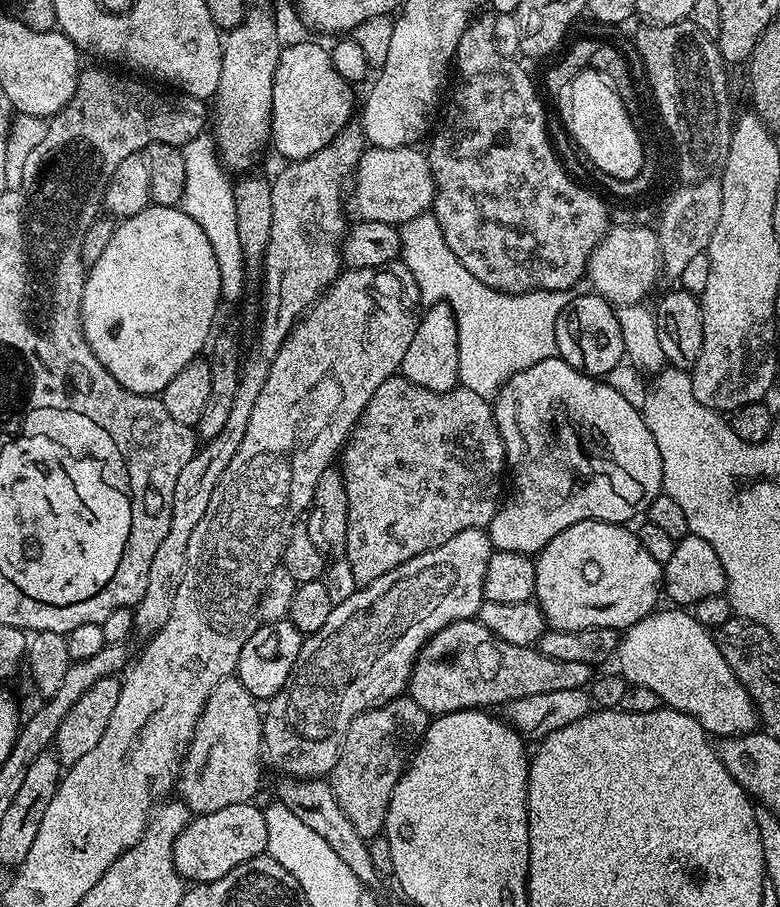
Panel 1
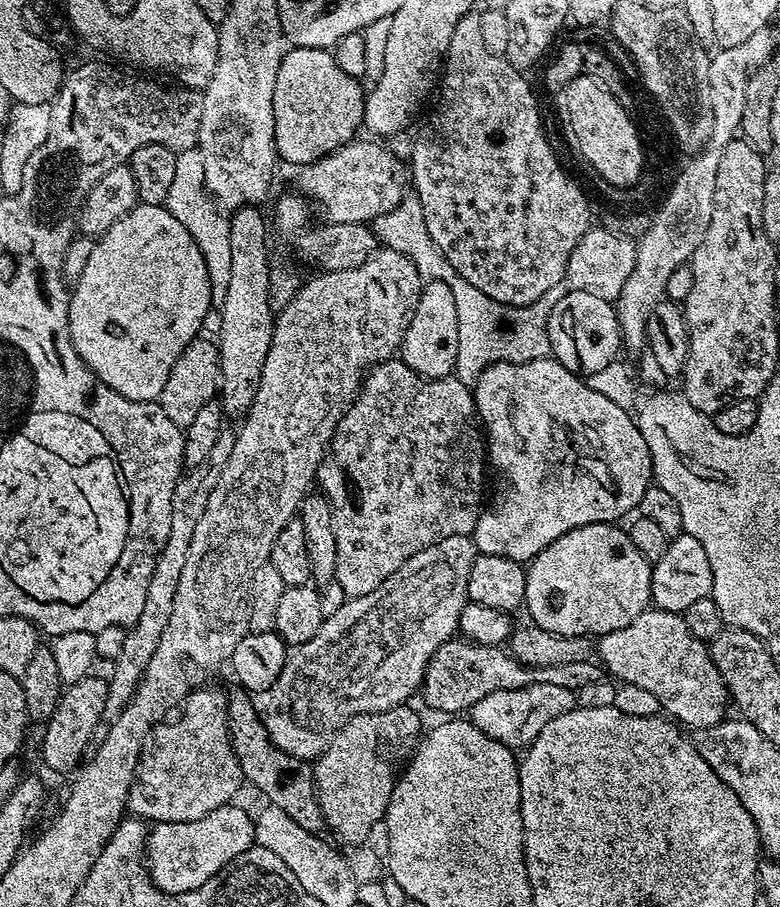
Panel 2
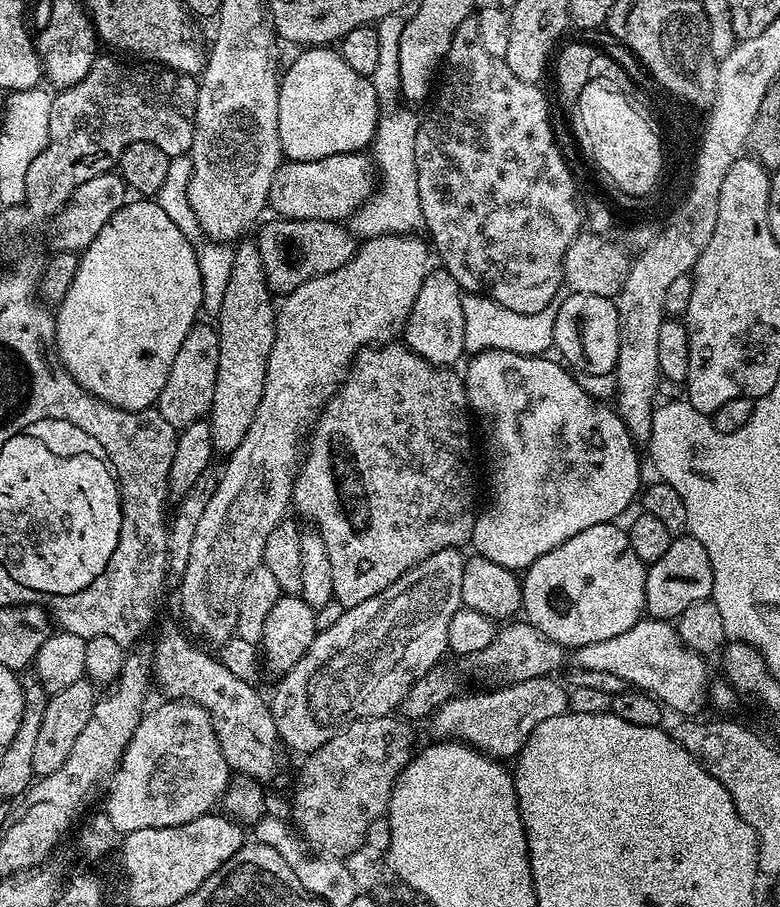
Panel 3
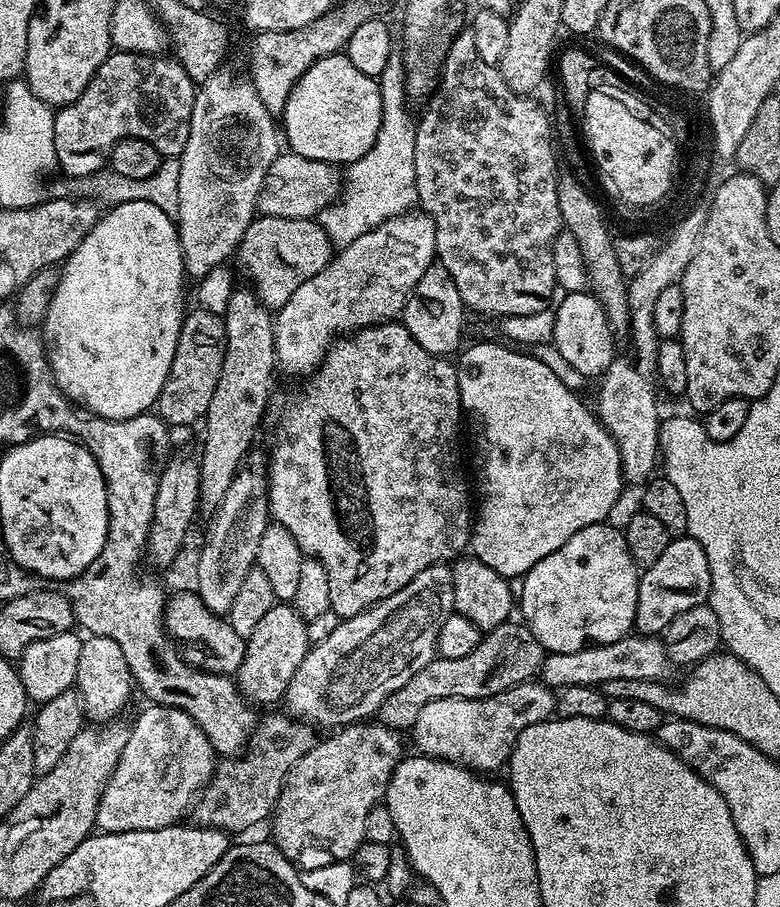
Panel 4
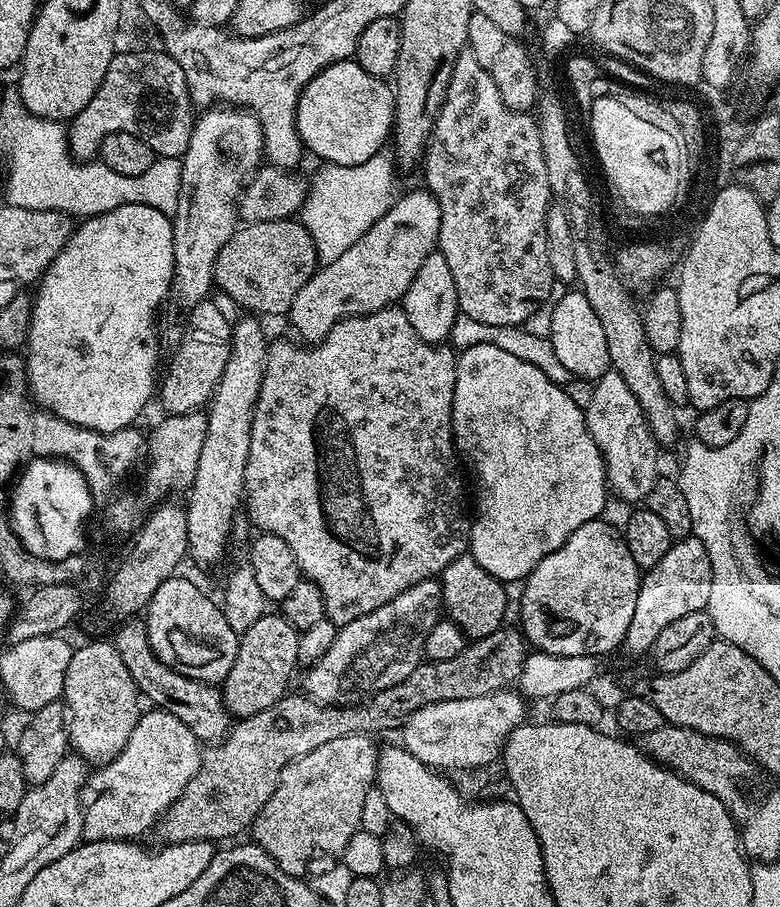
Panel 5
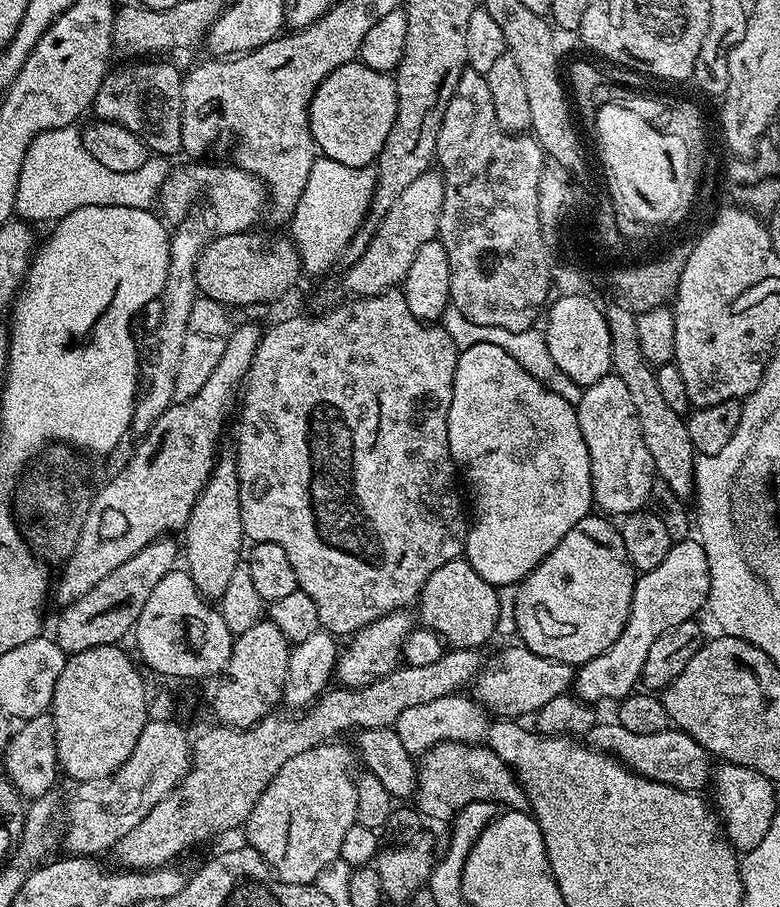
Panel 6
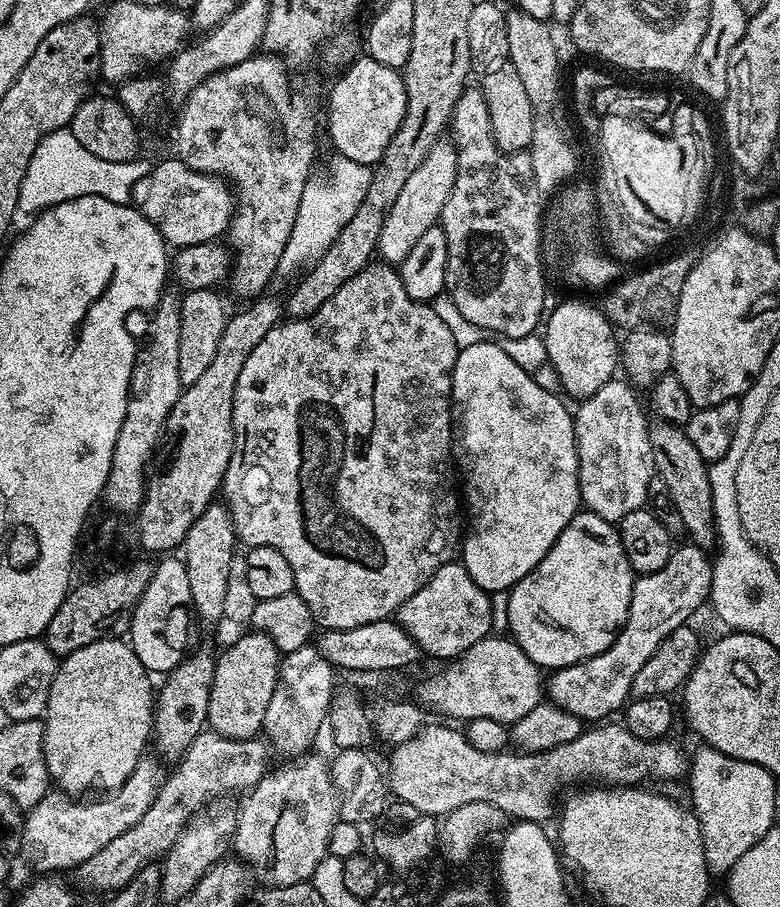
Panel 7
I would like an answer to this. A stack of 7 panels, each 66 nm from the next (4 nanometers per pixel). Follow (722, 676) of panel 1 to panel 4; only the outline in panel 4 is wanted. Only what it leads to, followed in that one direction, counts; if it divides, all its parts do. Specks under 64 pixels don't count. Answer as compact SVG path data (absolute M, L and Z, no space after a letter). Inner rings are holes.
M629 634L618 642L593 644L570 654L553 652L547 655L542 669L543 683L553 690L566 686L602 686L614 682L614 678L631 680L664 680L667 677L670 661L663 639L643 634Z

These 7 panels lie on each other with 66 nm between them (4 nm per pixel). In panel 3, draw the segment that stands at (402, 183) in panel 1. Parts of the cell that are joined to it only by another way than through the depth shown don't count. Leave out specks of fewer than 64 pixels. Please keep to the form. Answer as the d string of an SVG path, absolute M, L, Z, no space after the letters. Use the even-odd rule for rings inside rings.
M351 152L350 154L334 154L326 158L318 158L317 160L288 160L281 163L279 170L274 174L274 182L270 182L270 194L268 195L268 202L273 212L277 217L286 220L335 220L337 222L344 222L351 218L362 205L372 197L374 189L378 184L378 173L374 167L373 161L369 159L364 152Z

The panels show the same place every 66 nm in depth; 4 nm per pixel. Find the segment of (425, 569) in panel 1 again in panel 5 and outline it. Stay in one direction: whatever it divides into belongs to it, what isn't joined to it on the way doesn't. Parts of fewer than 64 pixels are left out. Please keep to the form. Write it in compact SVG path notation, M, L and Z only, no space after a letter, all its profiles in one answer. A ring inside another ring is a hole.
M439 579L423 580L407 588L398 598L390 598L386 606L370 610L362 618L343 625L334 642L307 669L303 691L319 704L347 706L359 704L376 692L398 686L422 662L424 643L442 618L444 589Z

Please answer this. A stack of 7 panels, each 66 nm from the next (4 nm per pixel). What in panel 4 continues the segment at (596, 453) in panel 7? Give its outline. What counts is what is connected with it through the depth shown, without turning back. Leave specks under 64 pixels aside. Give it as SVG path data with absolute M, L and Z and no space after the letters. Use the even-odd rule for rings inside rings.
M614 358L599 381L600 393L596 396L596 404L594 403L596 415L600 417L604 429L612 435L618 446L624 478L629 485L643 485L657 471L658 461L662 456L660 450L662 415L660 416L660 408L656 405L657 389L654 387L653 377L649 376L638 365L631 364L628 360Z

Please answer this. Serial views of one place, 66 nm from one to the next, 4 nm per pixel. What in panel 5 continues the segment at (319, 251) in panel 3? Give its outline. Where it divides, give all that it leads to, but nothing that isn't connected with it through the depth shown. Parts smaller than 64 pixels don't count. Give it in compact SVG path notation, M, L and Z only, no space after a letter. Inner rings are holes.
M299 219L245 223L222 246L216 259L214 284L234 298L245 313L283 317L291 310L298 290L316 271L316 243Z

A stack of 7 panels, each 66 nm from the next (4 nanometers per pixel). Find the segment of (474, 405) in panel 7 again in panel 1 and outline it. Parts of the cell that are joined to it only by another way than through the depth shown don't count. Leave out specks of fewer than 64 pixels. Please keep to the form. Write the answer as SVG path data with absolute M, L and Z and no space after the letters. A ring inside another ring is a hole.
M559 355L546 358L537 365L530 366L520 373L514 374L498 391L498 399L495 401L494 411L496 414L496 425L500 427L500 436L504 440L504 459L507 467L512 468L512 484L516 489L507 493L506 499L497 508L494 518L488 523L486 529L488 539L491 540L493 549L497 552L517 552L523 556L539 554L542 549L562 530L574 526L578 522L587 520L601 520L611 524L627 525L636 515L647 513L648 507L662 494L664 487L664 475L662 474L662 454L658 450L658 442L654 442L654 434L650 434L650 426L646 426L643 411L635 409L626 402L622 394L614 390L614 387L607 384L603 379L588 376L585 372L574 370Z

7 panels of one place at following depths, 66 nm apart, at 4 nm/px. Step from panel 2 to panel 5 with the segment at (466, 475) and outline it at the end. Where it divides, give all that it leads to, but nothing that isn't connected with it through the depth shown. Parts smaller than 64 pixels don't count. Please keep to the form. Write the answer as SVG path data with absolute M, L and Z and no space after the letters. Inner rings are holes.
M400 306L340 320L311 346L292 340L273 339L268 345L262 390L258 390L258 402L250 430L250 454L244 475L246 508L248 504L248 516L257 524L260 532L278 534L278 538L290 545L290 550L294 550L294 558L298 558L303 579L313 580L318 590L322 590L325 617L343 626L354 622L354 618L370 614L370 610L378 610L378 606L386 606L390 598L398 598L398 594L418 582L439 577L446 566L454 562L454 558L469 551L470 508L464 505L464 476L460 473L462 464L452 438L457 353L444 344L428 344L418 338L414 326L410 326L410 318L406 318Z

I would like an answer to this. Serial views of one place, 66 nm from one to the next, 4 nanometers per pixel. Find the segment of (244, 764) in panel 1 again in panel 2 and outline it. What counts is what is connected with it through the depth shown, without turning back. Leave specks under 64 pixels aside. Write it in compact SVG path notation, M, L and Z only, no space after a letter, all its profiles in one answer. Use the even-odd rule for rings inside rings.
M199 688L184 697L184 713L177 720L169 719L152 729L142 749L138 771L128 790L126 801L127 811L141 821L152 820L151 822L156 824L169 824L206 818L210 810L218 810L218 806L233 803L237 799L236 791L239 790L240 784L245 783L240 763L232 749L227 697L223 691L220 693L212 688Z

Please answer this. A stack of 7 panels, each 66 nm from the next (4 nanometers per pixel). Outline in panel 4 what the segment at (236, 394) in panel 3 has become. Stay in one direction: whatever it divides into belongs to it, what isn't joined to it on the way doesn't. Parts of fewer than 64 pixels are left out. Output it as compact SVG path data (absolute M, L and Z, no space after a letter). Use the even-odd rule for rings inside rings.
M233 287L230 294L230 306L226 306L222 317L226 330L226 346L222 358L222 374L218 374L218 386L214 386L214 398L210 398L208 413L204 416L204 449L199 449L200 457L200 508L211 514L226 498L230 482L241 471L244 455L256 440L256 431L264 420L264 411L268 408L268 399L272 396L272 371L277 371L276 339L274 338L273 313L256 297L251 287Z

